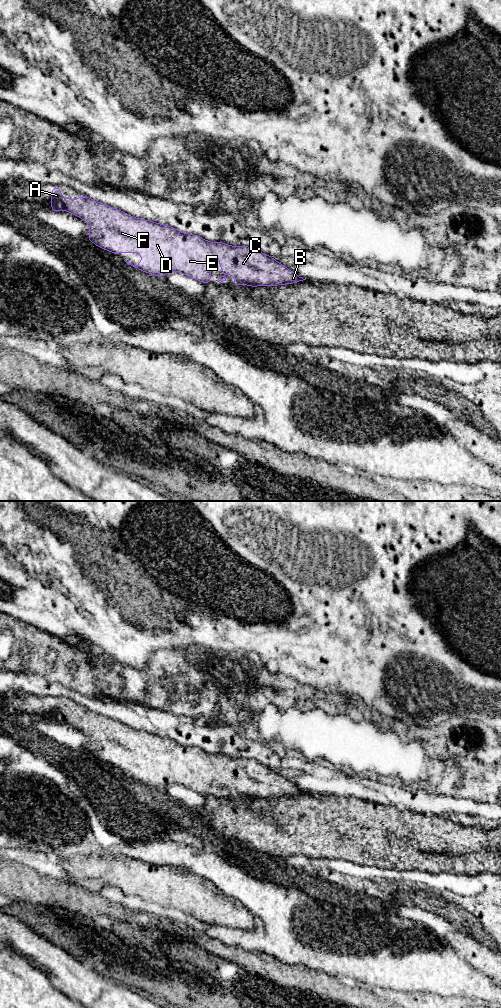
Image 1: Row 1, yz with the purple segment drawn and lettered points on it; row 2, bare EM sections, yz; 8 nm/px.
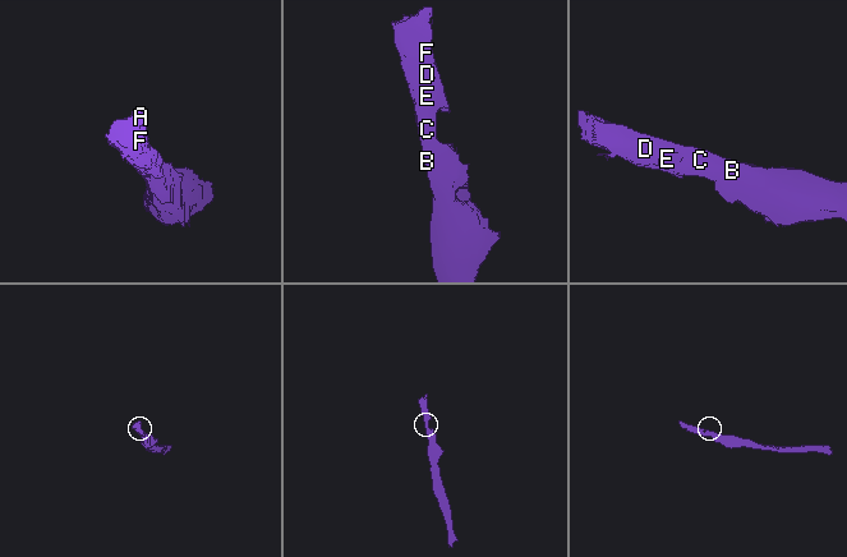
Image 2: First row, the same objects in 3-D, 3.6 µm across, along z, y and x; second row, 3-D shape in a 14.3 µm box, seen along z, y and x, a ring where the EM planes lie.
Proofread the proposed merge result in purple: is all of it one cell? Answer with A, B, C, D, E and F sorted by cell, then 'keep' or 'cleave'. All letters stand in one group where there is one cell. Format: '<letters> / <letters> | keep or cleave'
A B C D E F | keep

